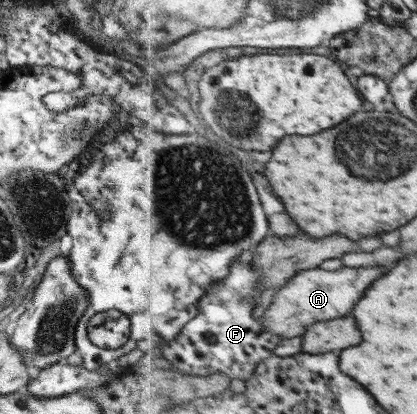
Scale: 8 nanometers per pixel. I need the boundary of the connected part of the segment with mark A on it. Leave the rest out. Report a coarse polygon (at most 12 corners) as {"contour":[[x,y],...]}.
{"contour":[[381,268],[303,270],[273,295],[283,339],[347,316]]}

